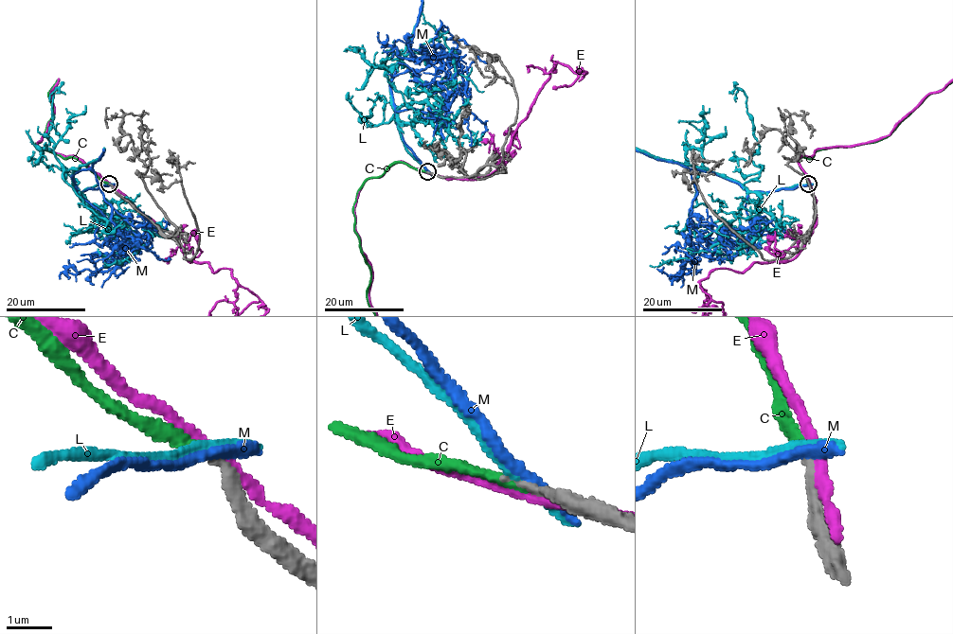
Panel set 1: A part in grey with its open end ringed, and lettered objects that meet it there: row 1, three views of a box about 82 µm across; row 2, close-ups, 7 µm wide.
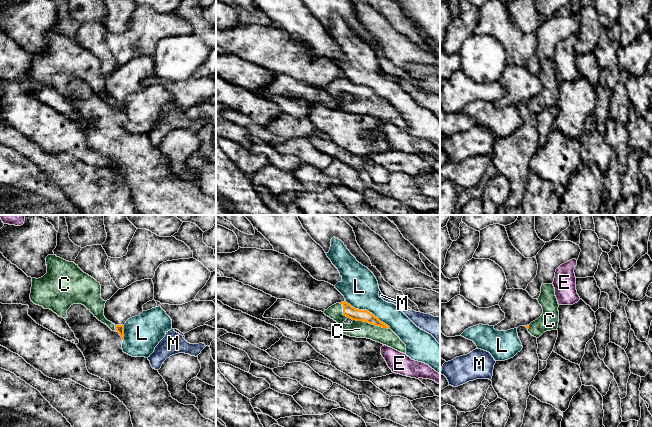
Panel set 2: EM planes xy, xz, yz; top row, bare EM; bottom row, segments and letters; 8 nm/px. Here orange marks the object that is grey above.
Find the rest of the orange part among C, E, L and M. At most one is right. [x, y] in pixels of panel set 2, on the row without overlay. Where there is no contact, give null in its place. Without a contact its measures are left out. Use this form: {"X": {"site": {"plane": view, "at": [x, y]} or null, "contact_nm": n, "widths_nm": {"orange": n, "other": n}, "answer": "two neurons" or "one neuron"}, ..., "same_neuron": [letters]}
{"C": {"site": {"plane": "xz", "at": [371, 99]}, "contact_nm": 300, "widths_nm": {"orange": 100, "other": 140}, "answer": "one neuron"}, "E": {"site": null, "answer": "two neurons"}, "L": {"site": {"plane": "xz", "at": [368, 87]}, "contact_nm": 420, "widths_nm": {"orange": 100, "other": 300}, "answer": "two neurons"}, "M": {"site": null, "answer": "two neurons"}, "same_neuron": ["C"]}

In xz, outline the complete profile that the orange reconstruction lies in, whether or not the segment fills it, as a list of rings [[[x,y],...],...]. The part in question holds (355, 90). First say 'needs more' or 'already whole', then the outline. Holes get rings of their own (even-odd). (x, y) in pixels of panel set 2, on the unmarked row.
needs more; [[[344,77],[332,81],[324,90],[339,100],[344,111],[371,115],[406,130],[406,121],[400,114],[367,86],[355,85]]]

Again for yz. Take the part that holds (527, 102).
needs more; [[[542,60],[540,68],[537,76],[542,82],[543,89],[537,96],[525,102],[528,108],[536,114],[546,107],[557,106],[559,99],[559,80],[553,60]]]

